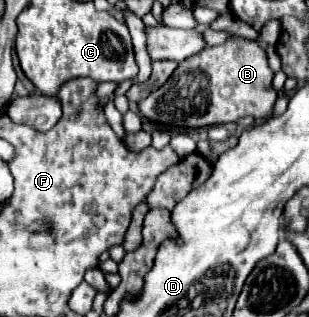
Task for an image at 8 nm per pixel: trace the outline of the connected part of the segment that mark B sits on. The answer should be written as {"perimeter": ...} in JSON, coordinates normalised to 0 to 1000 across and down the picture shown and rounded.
{"perimeter":[[[744,114],[725,139],[660,151],[647,170],[583,196],[531,271],[447,322],[453,360],[570,404],[667,404],[764,385],[783,366],[861,372],[900,309],[880,278],[880,240],[854,145],[835,126]]]}

